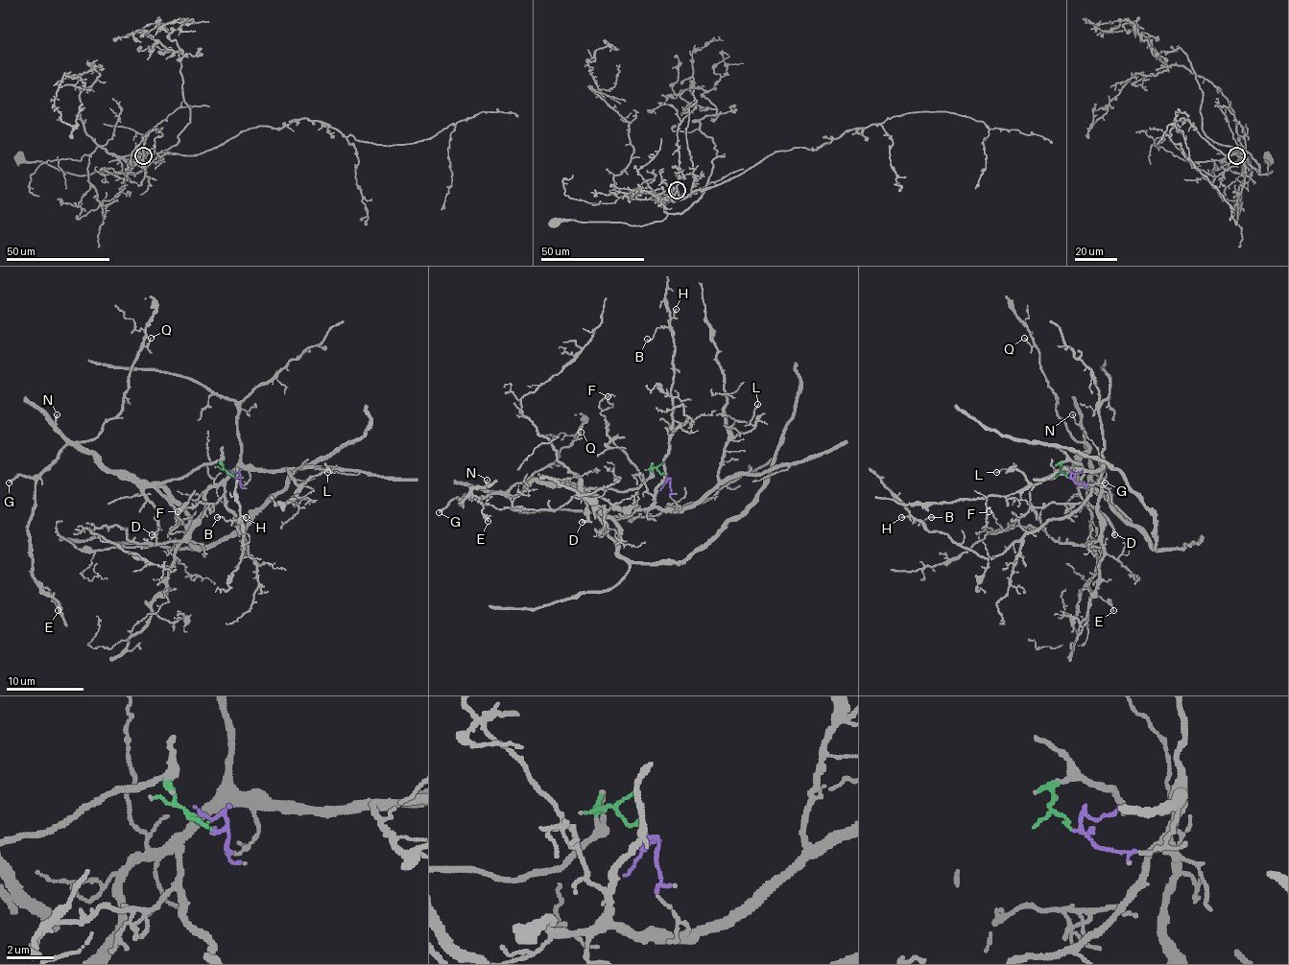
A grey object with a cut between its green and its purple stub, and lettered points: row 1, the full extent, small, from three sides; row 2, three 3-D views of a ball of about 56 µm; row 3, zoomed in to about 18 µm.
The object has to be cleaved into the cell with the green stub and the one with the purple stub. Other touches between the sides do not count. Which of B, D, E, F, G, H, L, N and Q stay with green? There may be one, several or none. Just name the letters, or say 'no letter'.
D, E, G, N, Q

